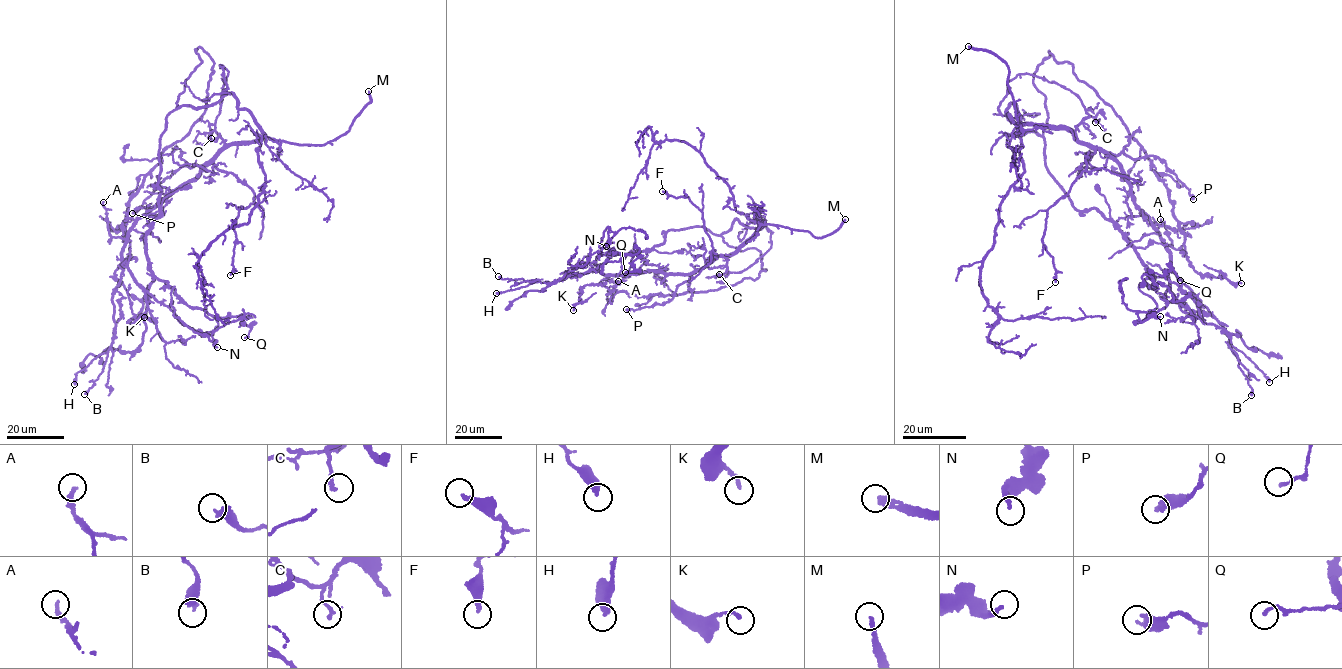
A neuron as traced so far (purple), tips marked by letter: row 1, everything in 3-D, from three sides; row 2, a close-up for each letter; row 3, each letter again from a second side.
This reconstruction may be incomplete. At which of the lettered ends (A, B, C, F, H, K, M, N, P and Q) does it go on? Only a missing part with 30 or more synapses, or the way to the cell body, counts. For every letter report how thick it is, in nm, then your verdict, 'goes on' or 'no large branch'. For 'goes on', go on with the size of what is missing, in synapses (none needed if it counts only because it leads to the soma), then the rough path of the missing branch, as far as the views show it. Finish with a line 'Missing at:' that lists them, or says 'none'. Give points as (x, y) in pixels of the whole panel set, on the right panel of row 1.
A: 240 nm thick; no large branch
B: 440 nm thick; no large branch
C: 190 nm thick; no large branch
F: 300 nm thick; no large branch
H: 360 nm thick; no large branch
K: 170 nm thick; no large branch
M: 280 nm thick; goes on; missing branch runs (968, 46), (954, 37), (947, 22), (945, 9)
N: 220 nm thick; no large branch
P: 480 nm thick; no large branch
Q: 150 nm thick; no large branch
Missing at: M

